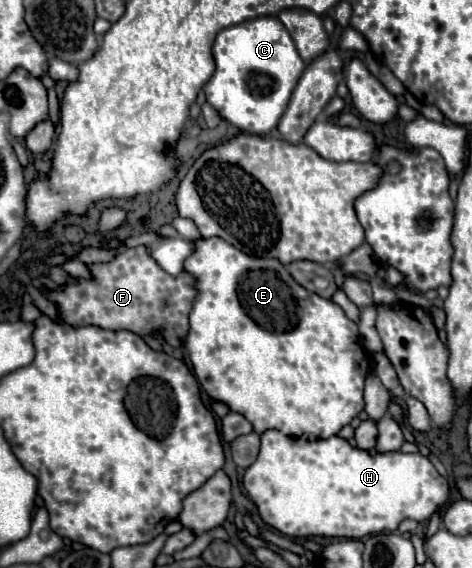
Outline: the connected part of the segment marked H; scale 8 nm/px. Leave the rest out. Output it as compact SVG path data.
M270 429L262 433L262 447L260 447L260 455L258 459L246 469L244 475L244 487L250 495L250 499L254 501L254 505L260 511L260 517L264 519L264 523L272 525L274 529L278 529L280 533L290 533L290 537L312 537L312 535L320 535L320 537L348 537L348 539L358 539L358 537L366 537L372 533L392 533L398 529L400 521L404 519L414 519L414 521L428 521L432 517L434 511L442 509L446 505L446 501L450 499L450 485L448 481L434 469L434 465L422 457L420 453L410 455L410 453L402 453L402 451L392 451L392 453L368 453L368 451L360 451L358 447L352 447L346 439L340 437L328 437L328 439L318 439L318 441L306 441L306 439L292 439L286 437L284 433Z

